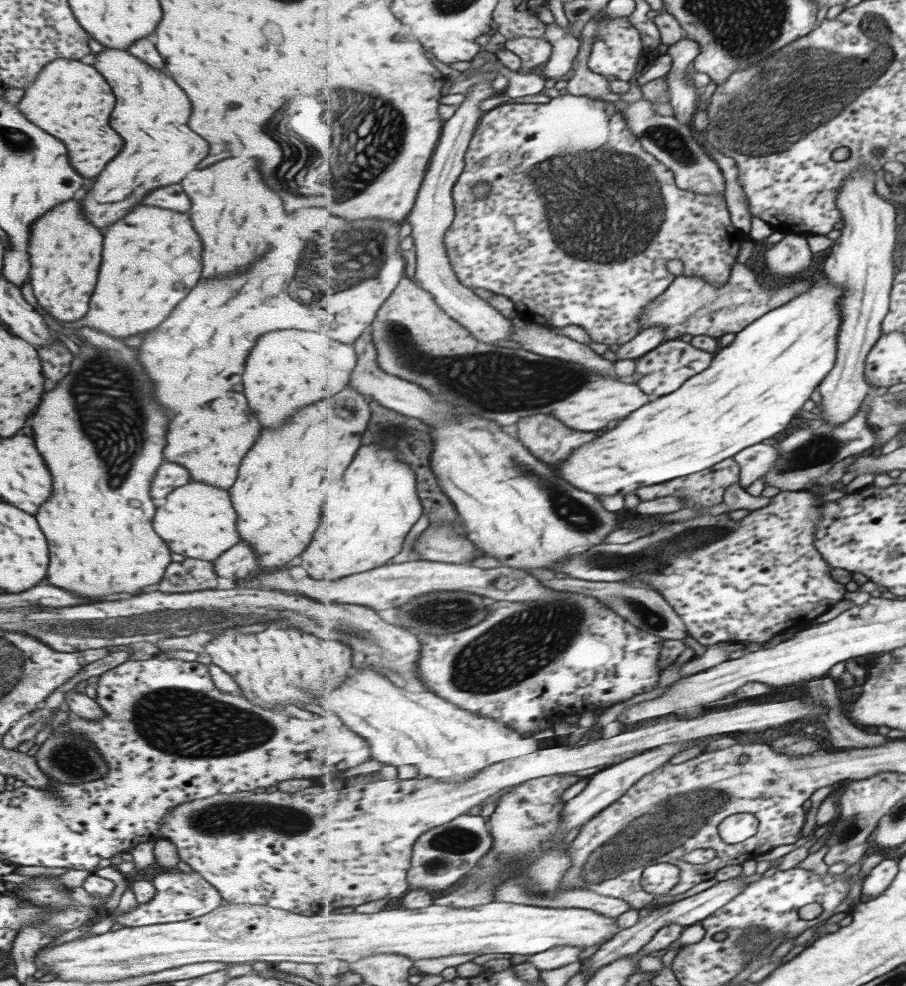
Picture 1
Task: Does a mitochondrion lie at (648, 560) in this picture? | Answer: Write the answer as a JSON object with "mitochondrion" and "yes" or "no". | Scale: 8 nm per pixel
{"mitochondrion":"yes"}

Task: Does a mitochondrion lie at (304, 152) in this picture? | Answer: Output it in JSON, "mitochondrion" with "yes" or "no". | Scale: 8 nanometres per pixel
{"mitochondrion":"yes"}

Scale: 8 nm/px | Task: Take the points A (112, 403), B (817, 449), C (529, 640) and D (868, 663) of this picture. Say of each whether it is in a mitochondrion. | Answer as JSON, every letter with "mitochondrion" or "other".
{"A":"mitochondrion","B":"mitochondrion","C":"mitochondrion","D":"other"}

